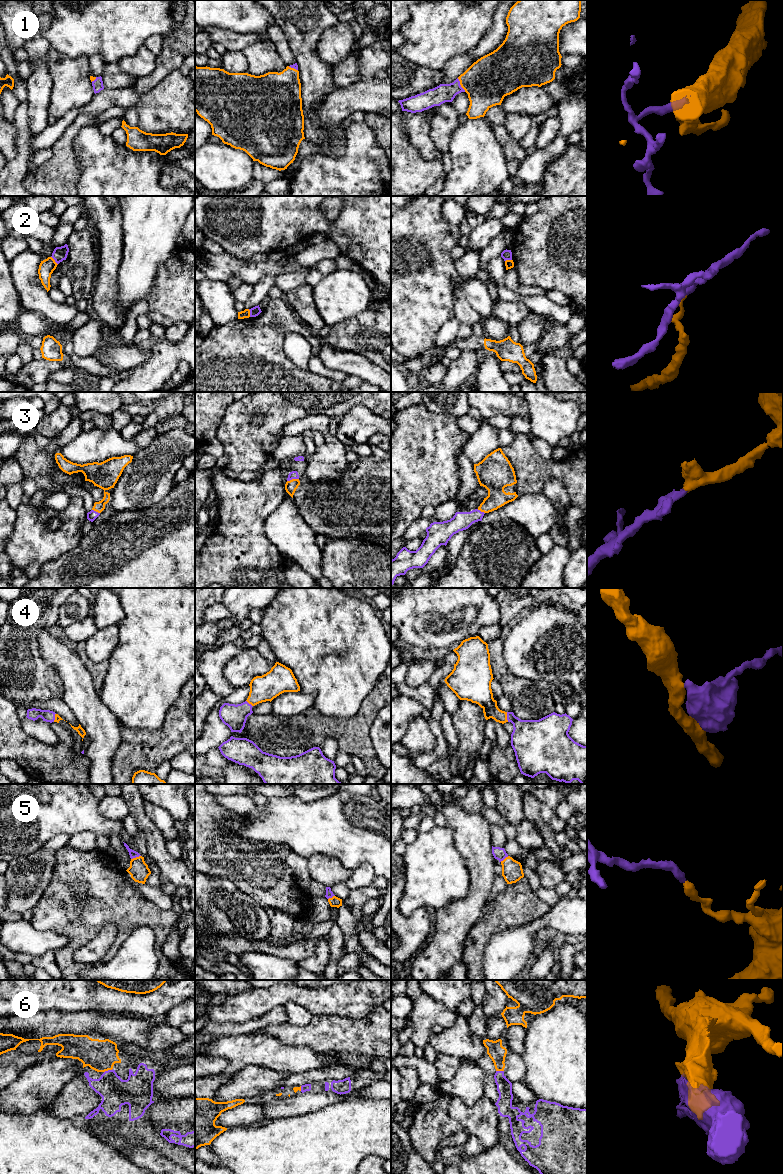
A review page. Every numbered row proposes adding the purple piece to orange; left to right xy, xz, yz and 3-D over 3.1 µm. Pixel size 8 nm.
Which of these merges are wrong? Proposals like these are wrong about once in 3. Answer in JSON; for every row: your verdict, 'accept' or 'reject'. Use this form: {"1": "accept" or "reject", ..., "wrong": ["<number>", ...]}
{"1": "accept", "2": "reject", "3": "accept", "4": "accept", "5": "accept", "6": "accept", "wrong": ["2"]}

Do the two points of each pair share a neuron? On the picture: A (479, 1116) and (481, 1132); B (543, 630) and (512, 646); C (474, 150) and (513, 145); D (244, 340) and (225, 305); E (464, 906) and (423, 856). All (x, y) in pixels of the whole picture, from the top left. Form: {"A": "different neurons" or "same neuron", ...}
{"A": "same neuron", "B": "same neuron", "C": "different neurons", "D": "different neurons", "E": "different neurons"}

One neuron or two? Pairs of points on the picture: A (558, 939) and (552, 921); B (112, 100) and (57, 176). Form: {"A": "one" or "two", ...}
{"A": "two", "B": "two"}

